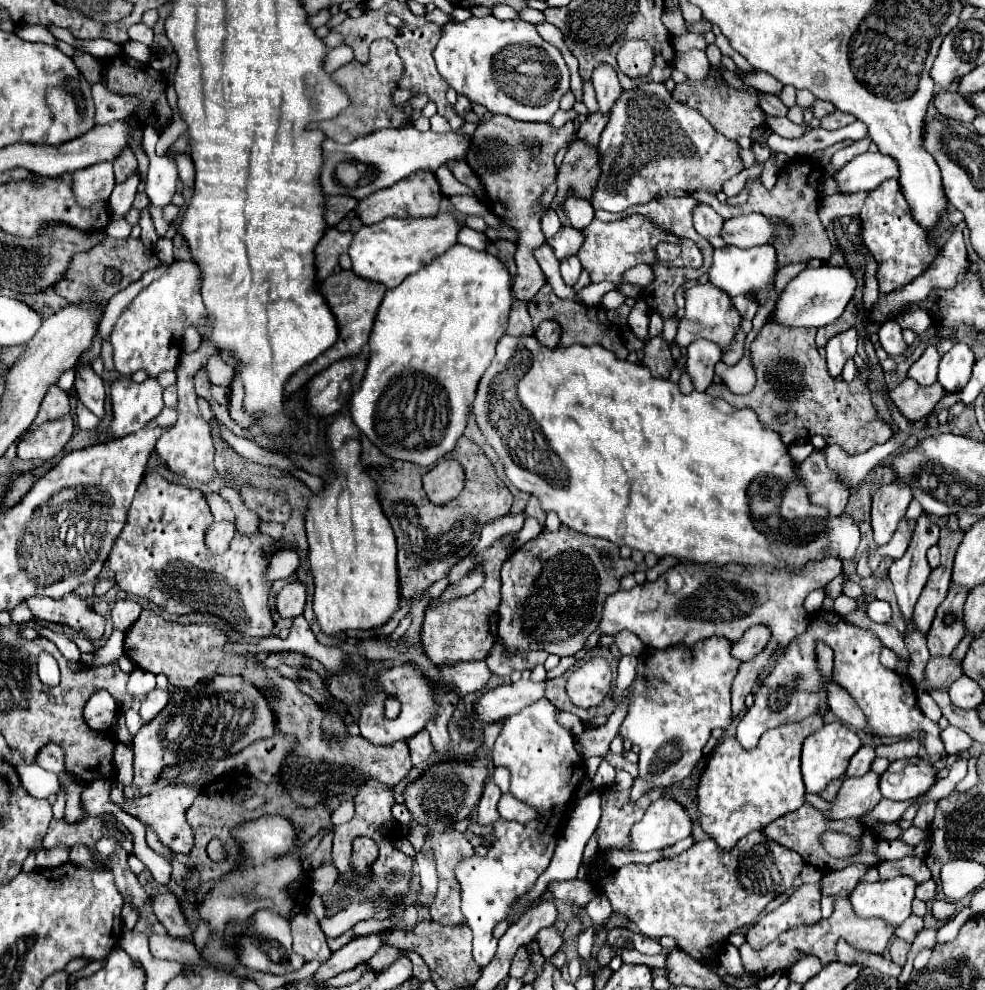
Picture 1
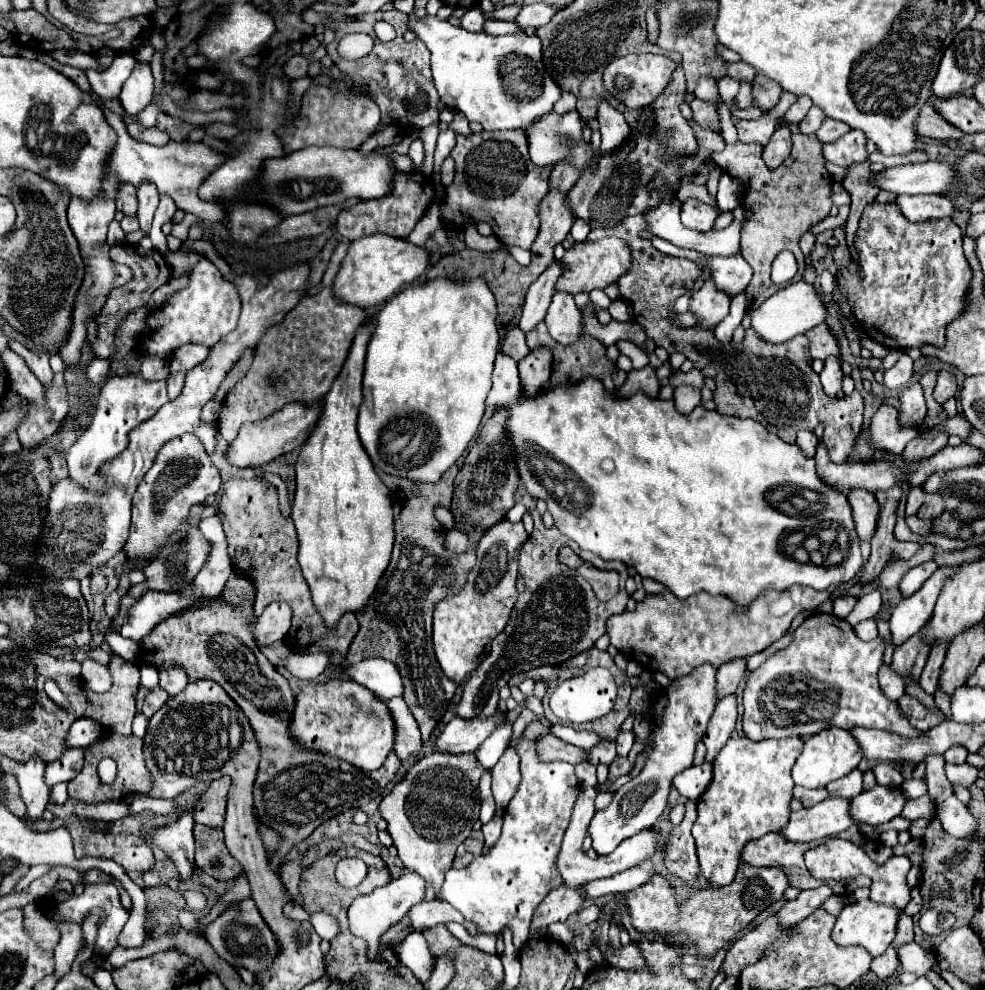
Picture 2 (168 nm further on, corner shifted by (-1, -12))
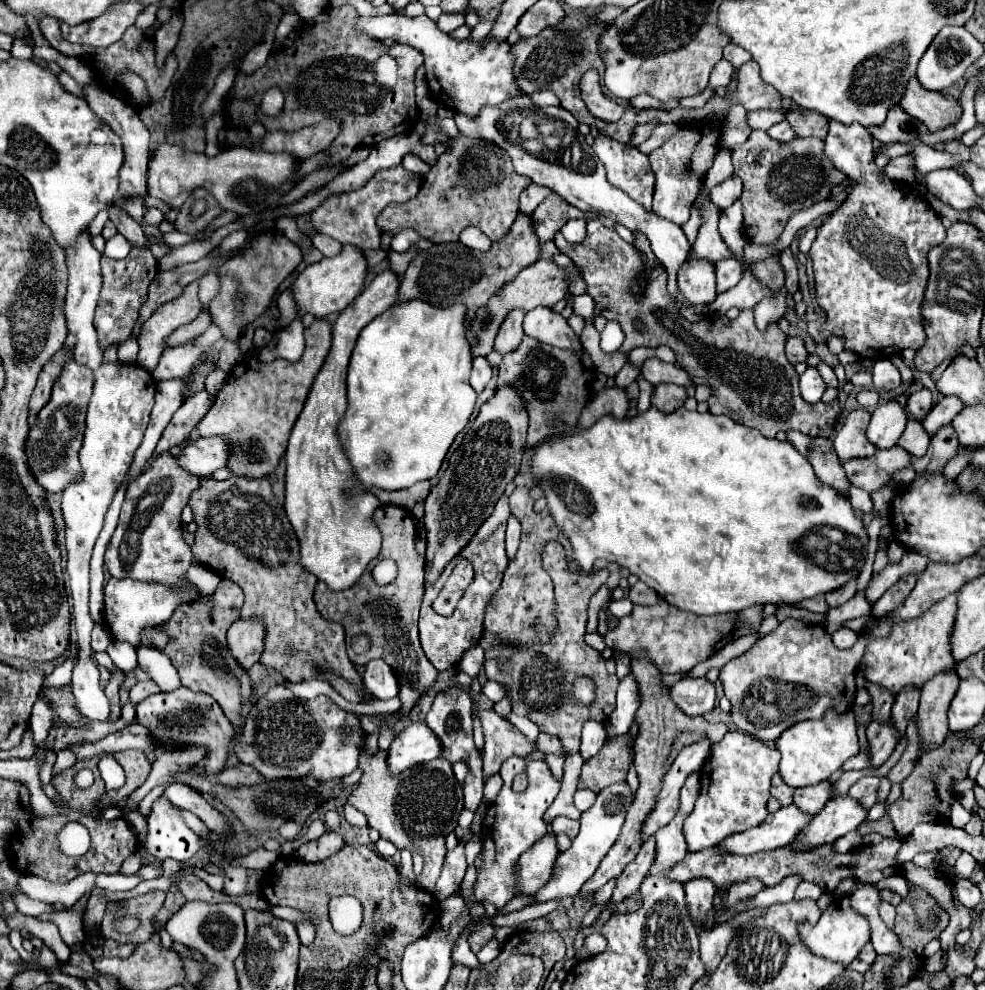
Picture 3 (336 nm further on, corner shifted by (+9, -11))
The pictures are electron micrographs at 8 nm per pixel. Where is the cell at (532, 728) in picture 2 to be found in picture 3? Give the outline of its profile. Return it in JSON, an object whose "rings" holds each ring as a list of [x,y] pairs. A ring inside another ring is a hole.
{"rings":[[[499,772],[493,774],[493,776],[489,776],[485,780],[485,800],[487,800],[487,806],[493,804],[493,800],[497,798],[497,794],[499,794],[501,788],[503,788],[503,778],[501,778]]]}

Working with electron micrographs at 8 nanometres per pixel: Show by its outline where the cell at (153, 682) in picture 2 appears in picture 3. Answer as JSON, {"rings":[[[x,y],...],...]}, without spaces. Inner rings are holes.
{"rings":[[[113,642],[109,648],[107,648],[107,654],[111,656],[113,664],[117,668],[121,668],[125,674],[131,674],[137,670],[137,654],[135,654],[135,648],[129,646],[129,644],[123,644],[123,642]]]}

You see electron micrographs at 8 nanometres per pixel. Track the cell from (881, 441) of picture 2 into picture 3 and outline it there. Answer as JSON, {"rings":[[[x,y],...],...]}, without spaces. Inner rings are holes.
{"rings":[[[863,408],[853,410],[847,416],[843,428],[839,430],[839,434],[833,440],[833,448],[839,456],[839,460],[865,458],[865,456],[873,456],[877,452],[877,446],[873,446],[873,442],[869,442],[869,438],[865,438],[869,418],[871,418],[871,412],[867,412]]]}

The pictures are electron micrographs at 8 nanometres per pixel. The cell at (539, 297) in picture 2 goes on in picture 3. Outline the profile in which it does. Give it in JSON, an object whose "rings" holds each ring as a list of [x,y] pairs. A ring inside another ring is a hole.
{"rings":[[[511,310],[507,314],[507,318],[501,324],[499,334],[495,338],[495,350],[497,352],[507,354],[507,352],[515,350],[521,344],[521,338],[523,338],[523,326],[521,326],[523,316],[525,316],[523,310]]]}

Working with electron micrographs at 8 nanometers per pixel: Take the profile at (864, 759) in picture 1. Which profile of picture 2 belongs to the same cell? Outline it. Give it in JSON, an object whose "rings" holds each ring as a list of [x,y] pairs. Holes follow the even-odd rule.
{"rings":[[[859,769],[851,771],[849,775],[845,775],[843,779],[835,779],[831,781],[825,789],[829,791],[829,797],[841,797],[841,799],[853,799],[855,795],[859,795],[863,791],[861,787],[863,783],[863,773]]]}

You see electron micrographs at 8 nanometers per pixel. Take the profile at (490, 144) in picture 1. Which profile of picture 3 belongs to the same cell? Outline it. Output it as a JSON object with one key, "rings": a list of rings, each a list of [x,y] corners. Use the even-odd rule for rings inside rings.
{"rings":[[[459,134],[457,138],[451,138],[447,150],[429,170],[419,194],[407,204],[387,206],[379,214],[377,224],[383,232],[391,234],[397,234],[403,228],[415,228],[431,242],[457,242],[463,228],[477,226],[495,242],[509,234],[519,214],[519,194],[529,184],[531,180],[513,170],[509,154],[505,154],[495,142],[465,138]]]}

